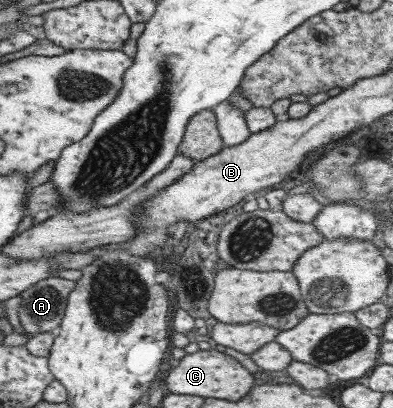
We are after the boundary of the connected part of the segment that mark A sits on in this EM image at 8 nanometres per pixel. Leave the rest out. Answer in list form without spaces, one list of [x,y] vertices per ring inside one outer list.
[[[50,276],[21,291],[17,315],[22,330],[35,335],[57,327],[72,288],[74,281]]]

